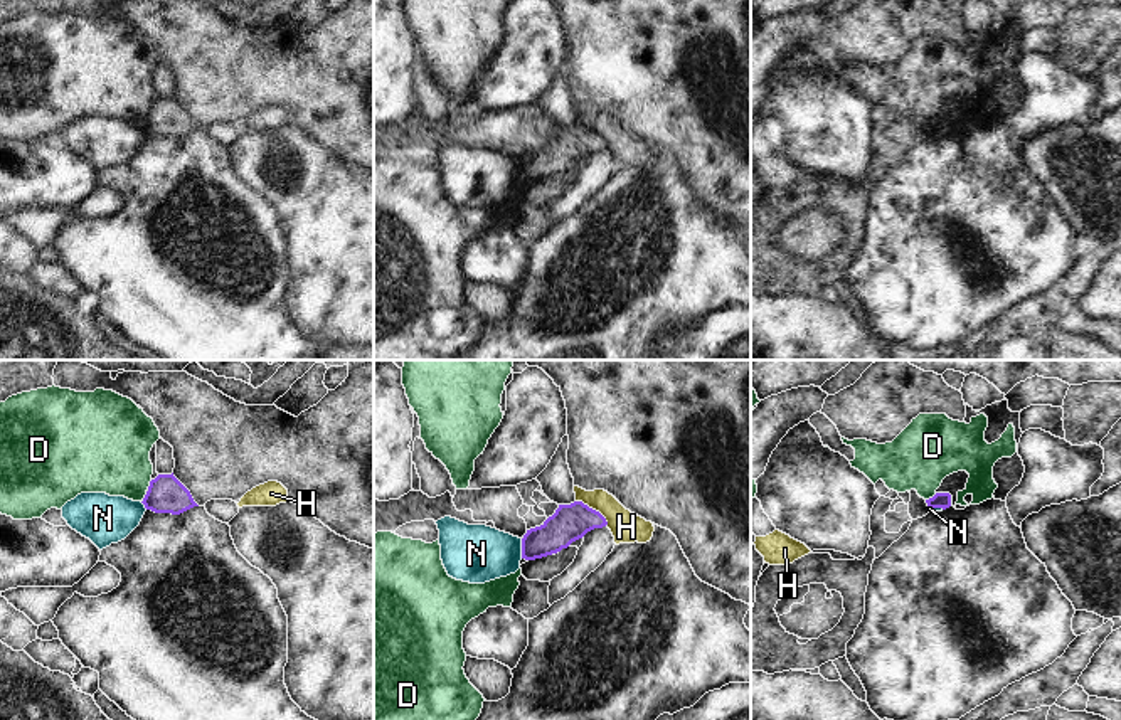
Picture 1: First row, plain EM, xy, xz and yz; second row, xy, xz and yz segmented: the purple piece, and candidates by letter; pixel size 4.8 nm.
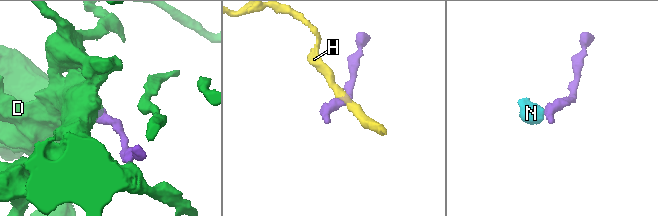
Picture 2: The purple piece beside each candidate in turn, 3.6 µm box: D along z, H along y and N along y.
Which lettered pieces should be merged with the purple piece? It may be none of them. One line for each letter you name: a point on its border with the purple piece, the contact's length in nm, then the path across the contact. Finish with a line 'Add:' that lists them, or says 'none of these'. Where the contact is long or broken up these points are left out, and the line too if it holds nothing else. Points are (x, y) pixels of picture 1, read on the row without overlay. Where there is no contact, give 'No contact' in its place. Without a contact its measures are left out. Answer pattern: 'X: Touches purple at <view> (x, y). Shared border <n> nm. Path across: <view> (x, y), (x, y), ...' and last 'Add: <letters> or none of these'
Add: none of these

